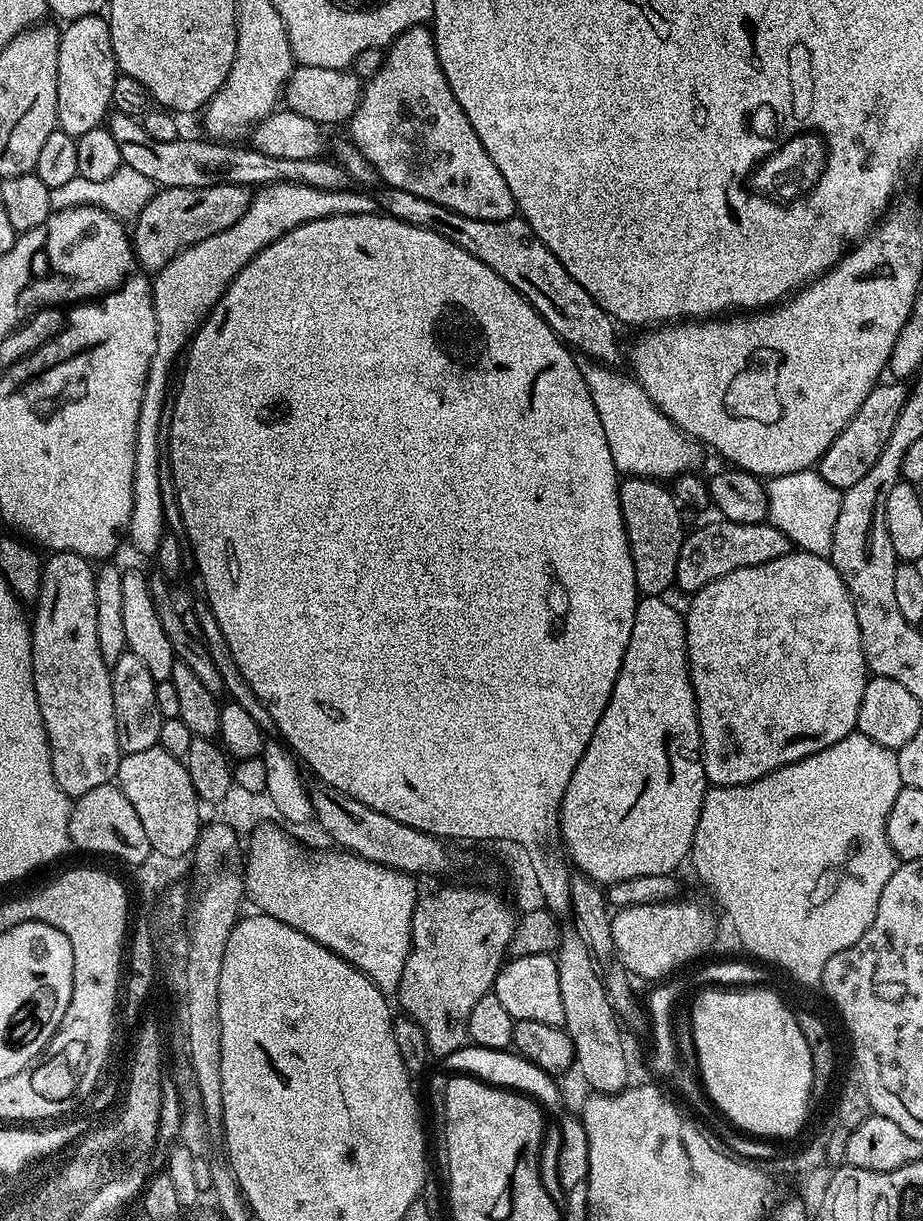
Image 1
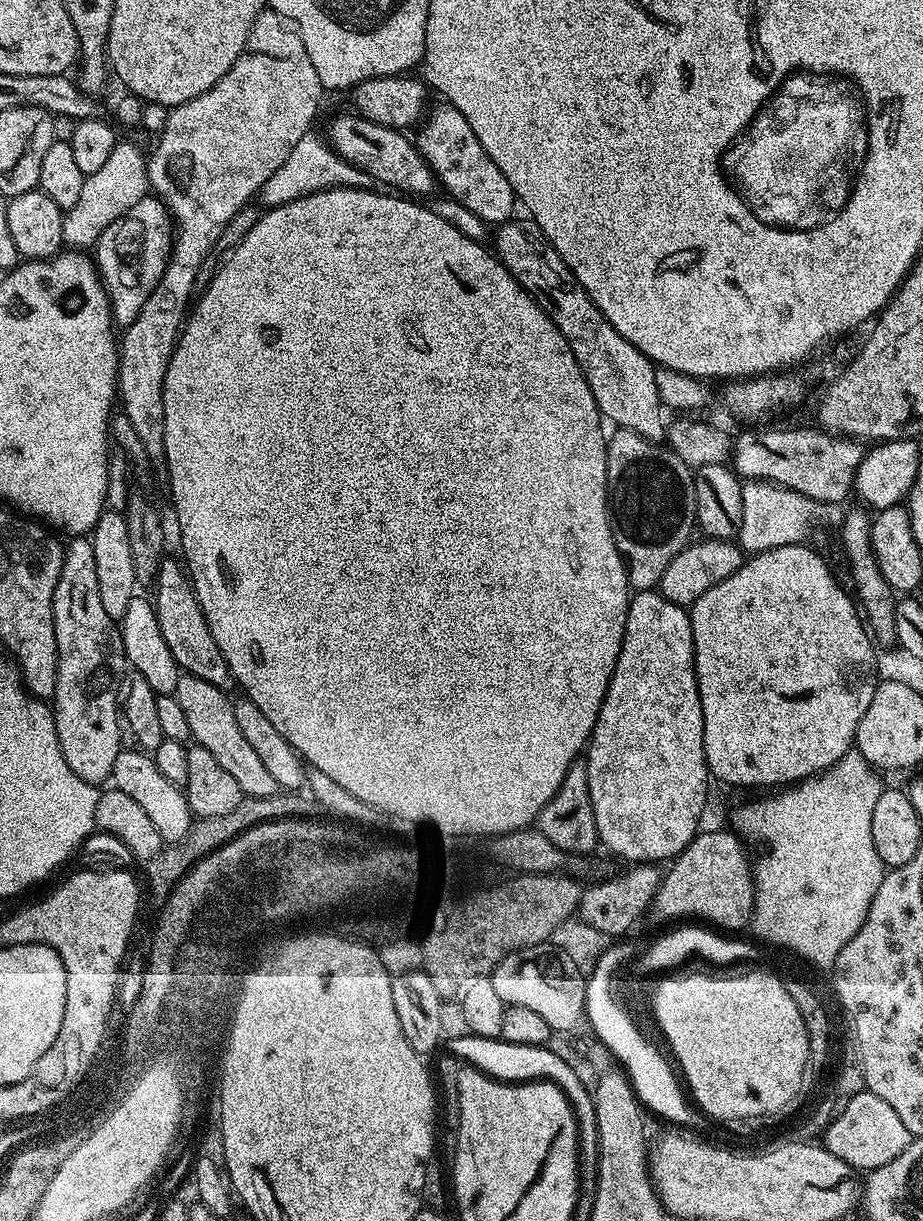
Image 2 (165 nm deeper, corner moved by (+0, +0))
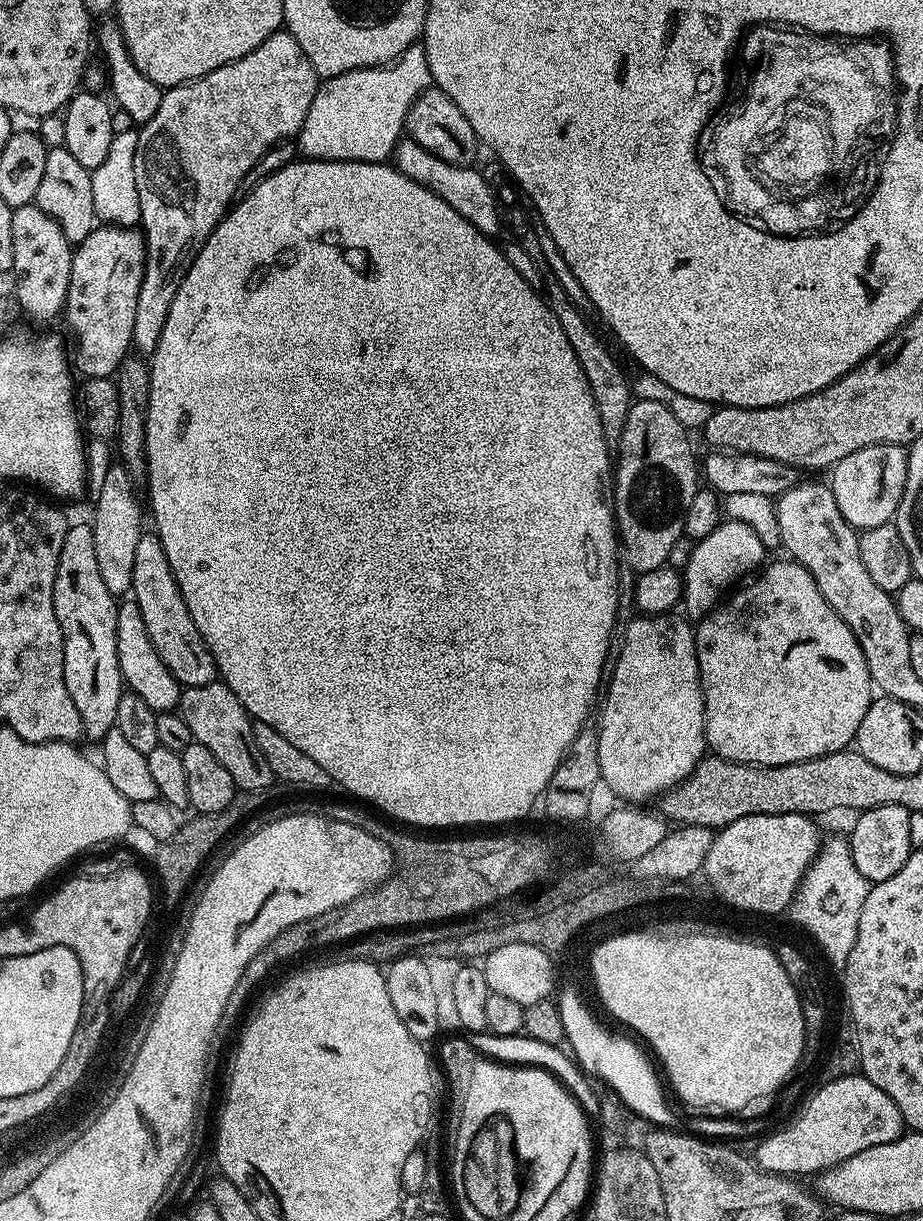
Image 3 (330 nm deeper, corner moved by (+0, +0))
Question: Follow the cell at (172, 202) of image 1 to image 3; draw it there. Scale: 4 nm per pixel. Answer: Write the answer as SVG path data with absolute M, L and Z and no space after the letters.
M97 226L81 244L75 245L72 254L72 277L63 315L68 316L68 328L76 335L75 367L80 367L85 377L111 377L119 369L124 357L129 355L133 347L134 314L138 310L138 290L145 262L144 234L135 227Z

